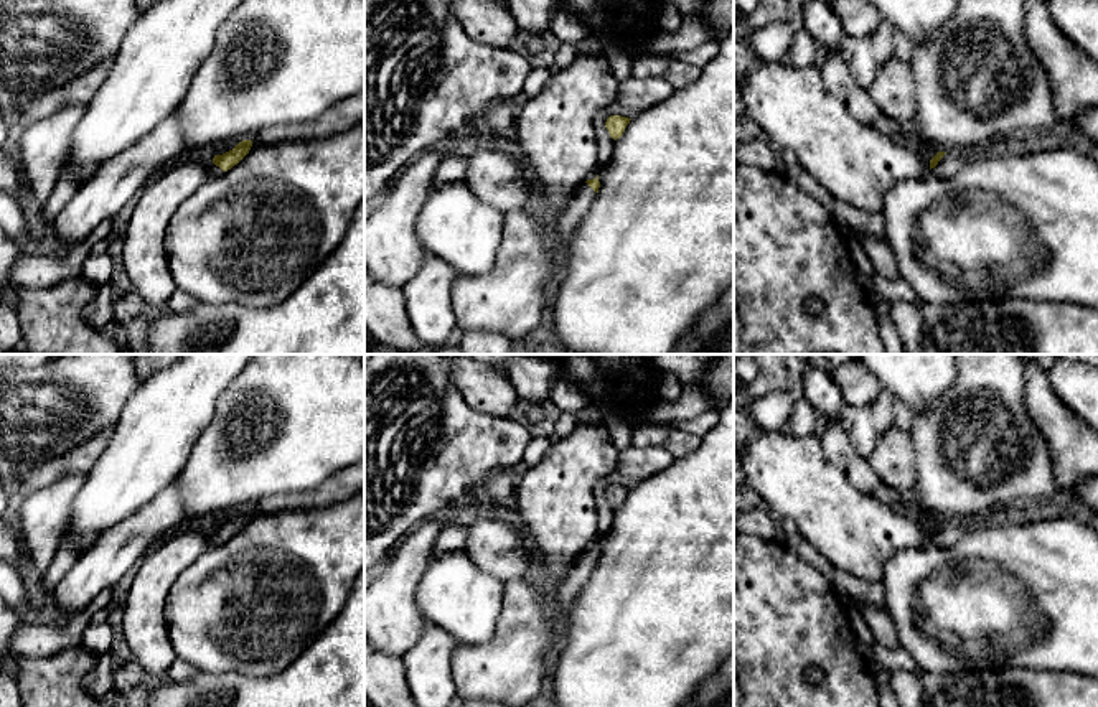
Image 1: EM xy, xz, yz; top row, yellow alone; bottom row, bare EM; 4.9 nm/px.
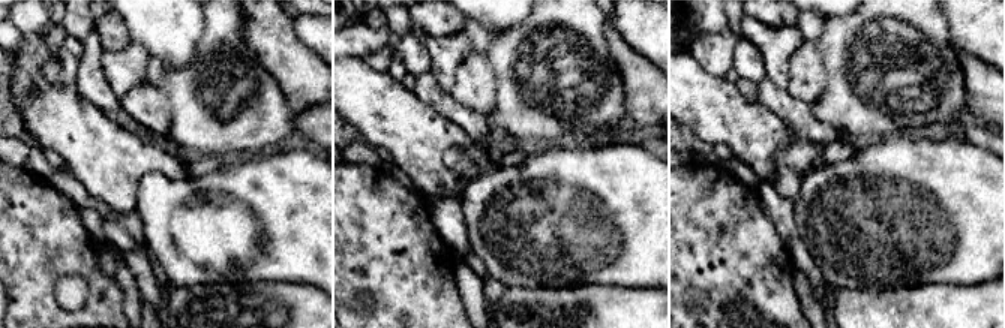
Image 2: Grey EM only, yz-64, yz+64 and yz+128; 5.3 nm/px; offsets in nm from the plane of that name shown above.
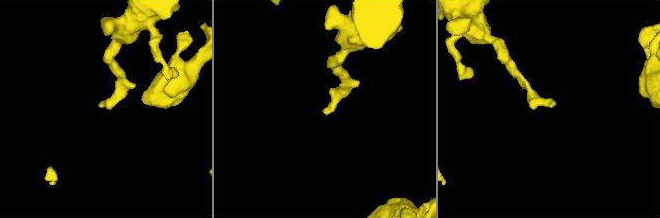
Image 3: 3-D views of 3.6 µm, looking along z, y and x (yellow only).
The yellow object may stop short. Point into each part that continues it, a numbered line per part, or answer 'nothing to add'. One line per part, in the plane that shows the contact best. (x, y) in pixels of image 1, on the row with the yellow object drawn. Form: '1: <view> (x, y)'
1: yz (950, 163)

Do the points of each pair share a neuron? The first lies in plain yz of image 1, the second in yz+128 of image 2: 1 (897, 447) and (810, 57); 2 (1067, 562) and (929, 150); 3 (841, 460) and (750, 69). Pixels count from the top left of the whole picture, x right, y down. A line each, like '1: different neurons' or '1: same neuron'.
1: same neuron
2: same neuron
3: different neurons

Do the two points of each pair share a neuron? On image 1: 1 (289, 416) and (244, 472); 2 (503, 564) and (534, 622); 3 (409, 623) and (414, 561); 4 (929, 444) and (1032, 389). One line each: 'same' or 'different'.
1: same
2: different
3: same
4: different

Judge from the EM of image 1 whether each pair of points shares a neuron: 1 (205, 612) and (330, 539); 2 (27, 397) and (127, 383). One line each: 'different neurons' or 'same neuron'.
1: same neuron
2: same neuron

